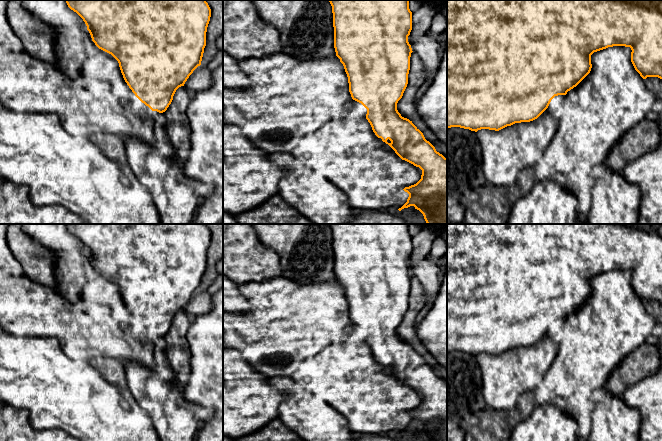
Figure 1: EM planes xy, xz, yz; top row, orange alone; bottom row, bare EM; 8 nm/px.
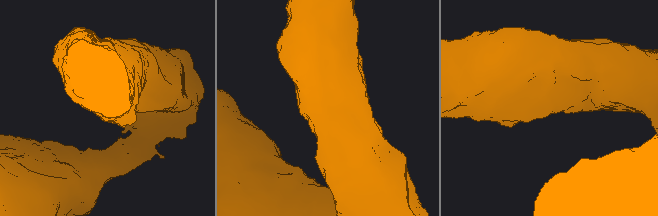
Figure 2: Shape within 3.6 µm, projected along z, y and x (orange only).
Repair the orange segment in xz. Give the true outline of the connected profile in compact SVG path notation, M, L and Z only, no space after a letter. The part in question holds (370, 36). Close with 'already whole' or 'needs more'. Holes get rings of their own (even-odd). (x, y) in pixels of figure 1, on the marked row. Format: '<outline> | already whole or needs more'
M329 0L329 2L333 13L334 48L347 74L352 99L367 109L366 119L375 135L388 144L402 160L422 170L421 179L403 189L409 197L398 210L414 206L423 214L427 224L447 224L447 158L437 152L412 121L402 117L397 110L397 103L408 84L410 57L413 52L408 42L412 30L409 0Z | already whole

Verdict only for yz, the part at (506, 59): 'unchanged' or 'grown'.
unchanged

